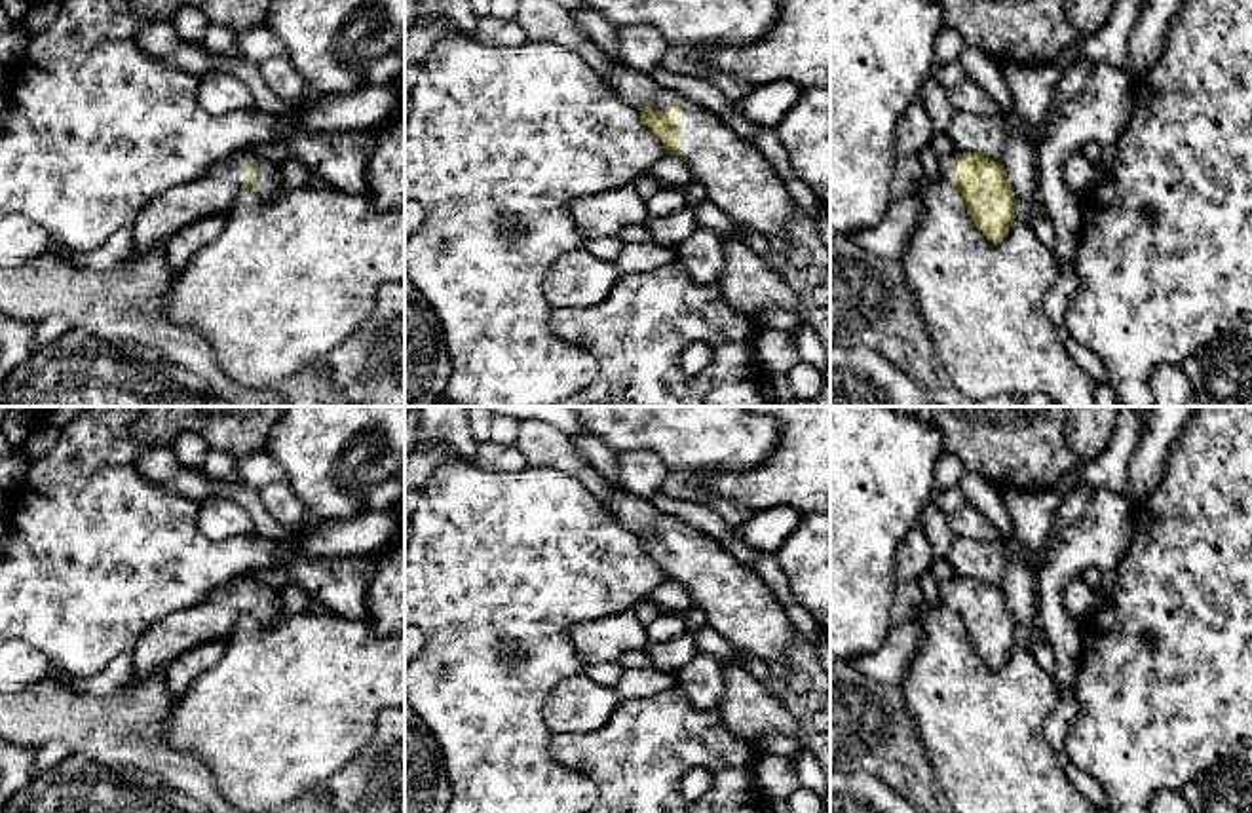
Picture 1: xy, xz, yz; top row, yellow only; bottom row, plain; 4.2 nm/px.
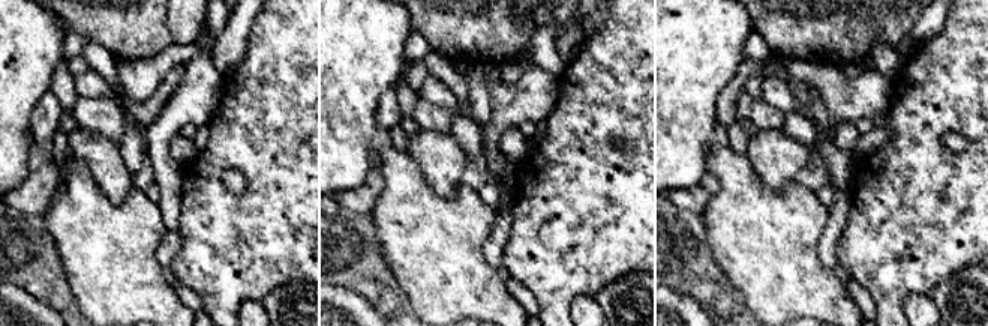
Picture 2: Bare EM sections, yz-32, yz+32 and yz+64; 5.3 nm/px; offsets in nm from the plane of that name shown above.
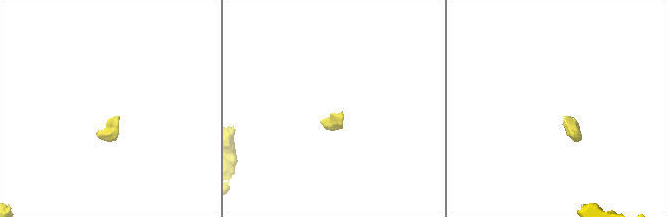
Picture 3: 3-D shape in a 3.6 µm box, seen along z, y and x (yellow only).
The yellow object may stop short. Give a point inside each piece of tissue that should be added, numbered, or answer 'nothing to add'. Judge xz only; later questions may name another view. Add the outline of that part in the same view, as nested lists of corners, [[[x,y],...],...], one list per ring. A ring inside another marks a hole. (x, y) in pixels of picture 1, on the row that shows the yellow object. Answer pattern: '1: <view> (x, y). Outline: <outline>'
1: xz (738, 179). Outline: [[[521,0],[515,19],[524,30],[526,42],[557,44],[585,59],[608,84],[635,108],[654,108],[669,112],[673,106],[682,110],[682,158],[686,160],[693,180],[707,190],[707,199],[722,209],[741,230],[764,237],[783,236],[790,224],[796,201],[785,188],[775,167],[749,141],[741,139],[711,110],[695,104],[673,89],[661,89],[650,74],[636,72],[625,63],[614,63],[589,40],[578,27],[574,15],[553,0]]]

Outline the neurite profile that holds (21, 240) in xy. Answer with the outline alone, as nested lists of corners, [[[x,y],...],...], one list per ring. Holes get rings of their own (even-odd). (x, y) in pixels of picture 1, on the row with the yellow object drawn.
[[[21,213],[0,217],[0,266],[13,268],[49,253],[49,234]]]

